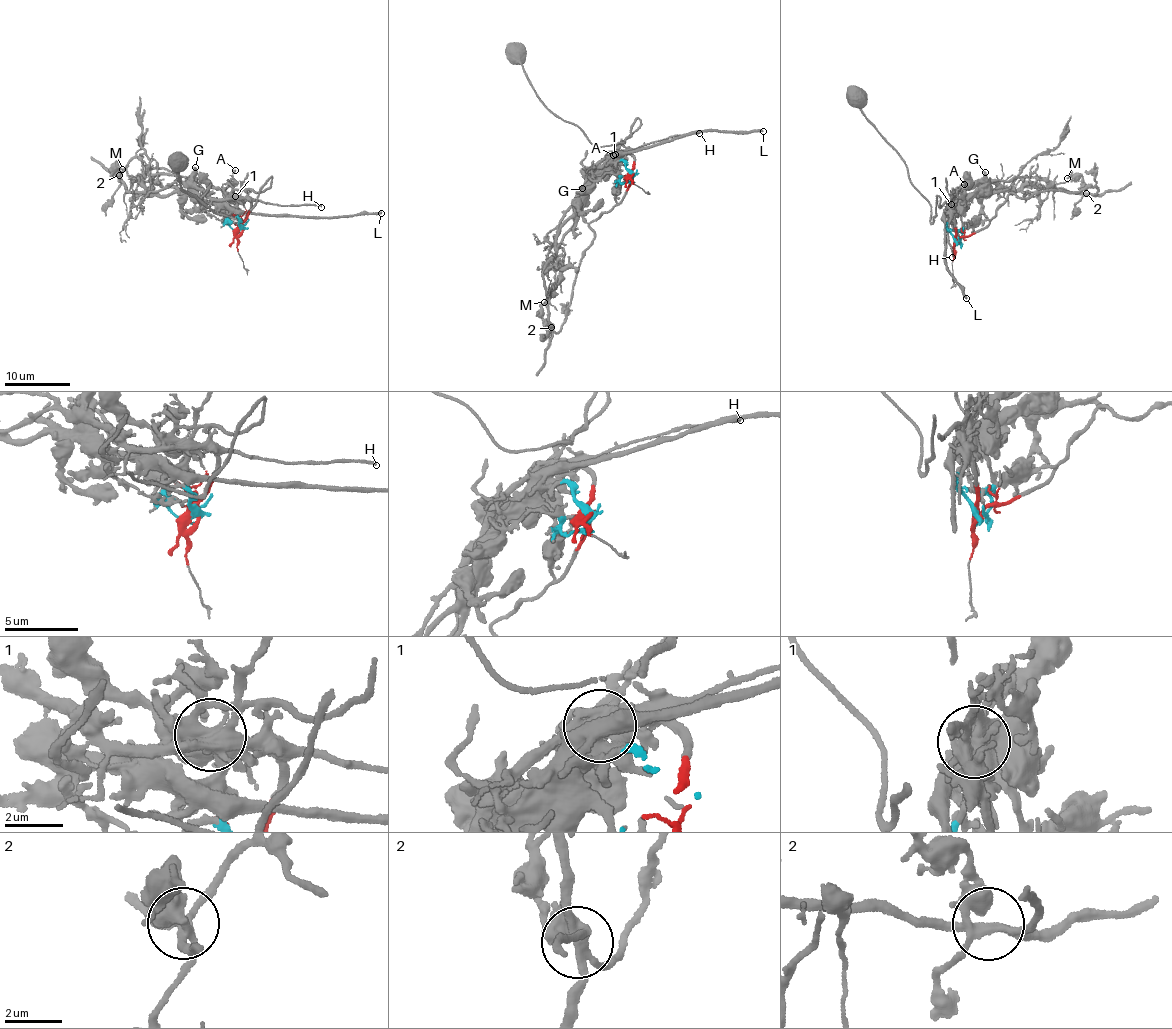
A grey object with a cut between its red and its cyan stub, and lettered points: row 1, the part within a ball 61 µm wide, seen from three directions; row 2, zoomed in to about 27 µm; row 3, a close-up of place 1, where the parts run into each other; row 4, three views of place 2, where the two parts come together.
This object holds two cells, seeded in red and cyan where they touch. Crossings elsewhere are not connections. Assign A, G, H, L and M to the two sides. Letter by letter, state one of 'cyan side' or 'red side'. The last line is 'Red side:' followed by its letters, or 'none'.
A: cyan side
G: cyan side
H: red side
L: cyan side
M: red side
Red side: H, M

